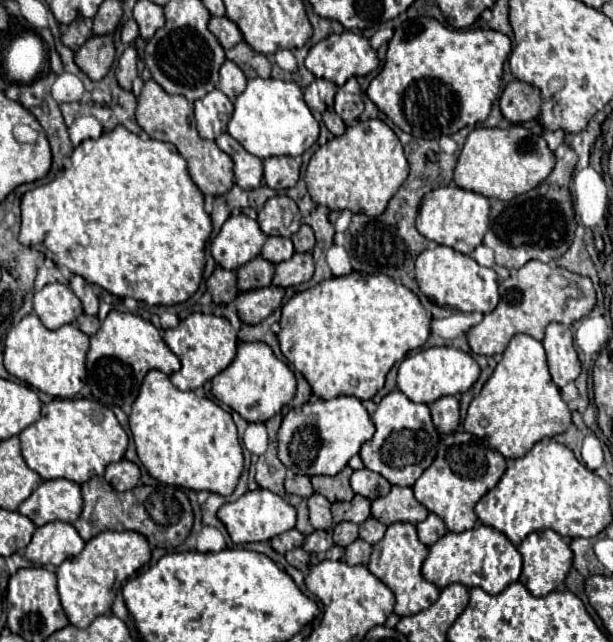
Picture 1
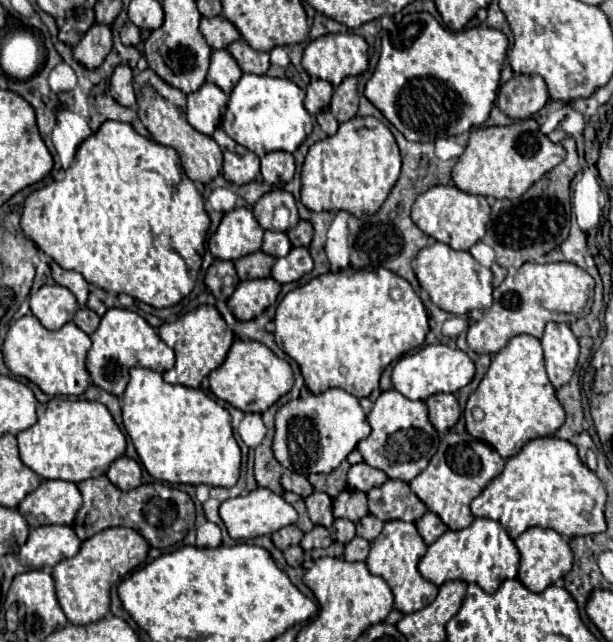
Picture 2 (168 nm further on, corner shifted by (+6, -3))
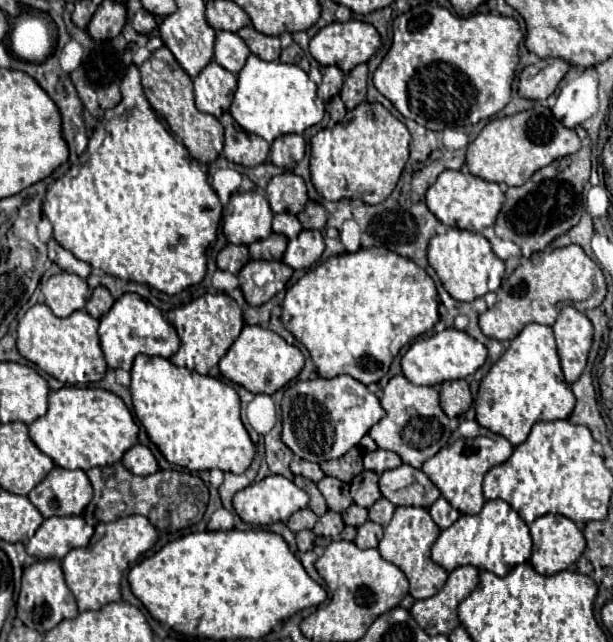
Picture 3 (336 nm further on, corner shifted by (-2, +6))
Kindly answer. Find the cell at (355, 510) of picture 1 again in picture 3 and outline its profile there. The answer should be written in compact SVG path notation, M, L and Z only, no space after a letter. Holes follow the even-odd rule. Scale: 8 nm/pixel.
M362 471L360 475L356 475L350 483L350 495L354 499L356 505L360 507L370 507L374 505L374 501L378 501L378 497L382 497L380 489L378 489L378 475L372 471Z

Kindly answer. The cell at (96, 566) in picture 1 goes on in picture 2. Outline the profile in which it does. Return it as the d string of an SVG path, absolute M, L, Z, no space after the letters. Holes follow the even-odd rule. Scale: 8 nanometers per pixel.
M108 528L82 542L74 558L62 560L54 566L52 578L56 582L58 602L72 624L92 624L110 610L110 588L138 568L148 554L148 542L134 528Z

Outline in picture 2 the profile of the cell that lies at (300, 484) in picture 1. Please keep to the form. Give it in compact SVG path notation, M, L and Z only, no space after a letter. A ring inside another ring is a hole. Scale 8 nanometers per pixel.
M289 473L283 474L280 481L284 491L296 492L302 498L306 498L314 492L312 484L302 474L292 474L292 476Z

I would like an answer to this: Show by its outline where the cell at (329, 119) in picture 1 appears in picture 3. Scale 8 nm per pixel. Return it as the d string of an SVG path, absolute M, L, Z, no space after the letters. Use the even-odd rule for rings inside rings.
M336 96L326 103L326 111L328 111L330 119L336 121L336 123L343 121L347 113L347 109L344 107L344 103L342 103L340 96Z

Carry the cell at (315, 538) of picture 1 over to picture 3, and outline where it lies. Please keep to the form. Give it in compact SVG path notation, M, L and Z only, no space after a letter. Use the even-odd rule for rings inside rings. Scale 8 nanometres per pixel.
M326 511L318 519L318 523L316 523L316 527L312 531L314 531L314 535L330 535L330 537L336 537L342 529L344 529L344 521L342 521L340 513Z

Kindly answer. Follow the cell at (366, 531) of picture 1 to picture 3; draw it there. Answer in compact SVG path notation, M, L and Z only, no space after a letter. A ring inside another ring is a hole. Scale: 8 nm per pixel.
M378 499L370 509L368 509L368 515L370 515L370 521L374 521L374 523L380 523L382 527L384 525L388 525L390 523L390 519L392 519L392 513L394 513L394 505L388 501L388 499Z

